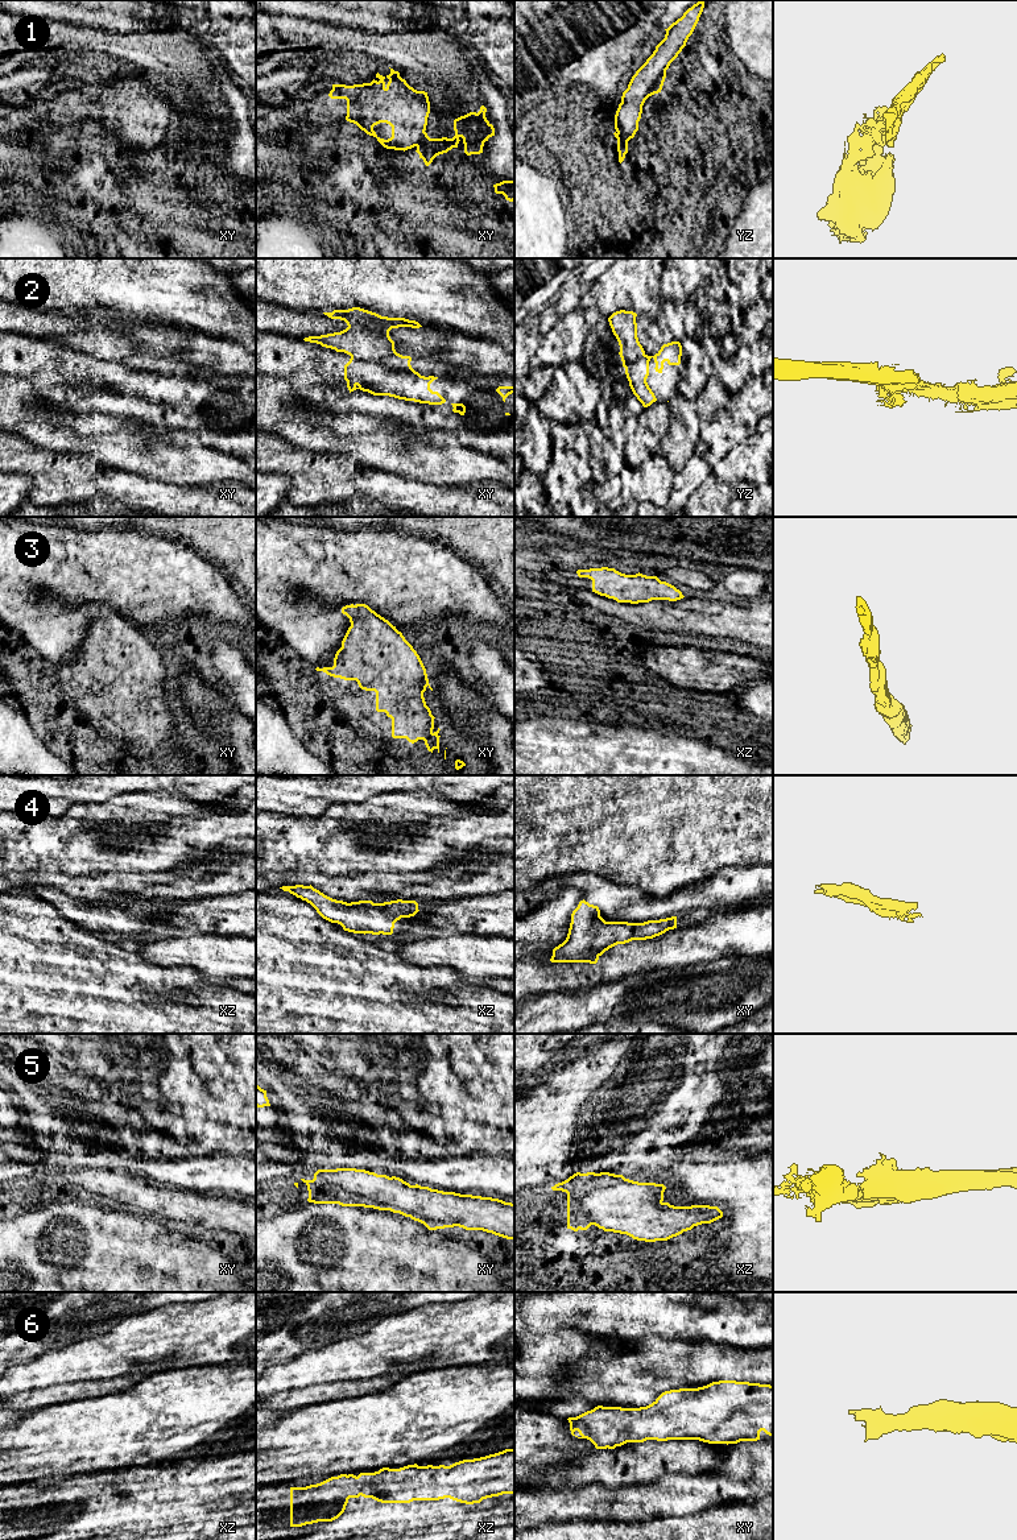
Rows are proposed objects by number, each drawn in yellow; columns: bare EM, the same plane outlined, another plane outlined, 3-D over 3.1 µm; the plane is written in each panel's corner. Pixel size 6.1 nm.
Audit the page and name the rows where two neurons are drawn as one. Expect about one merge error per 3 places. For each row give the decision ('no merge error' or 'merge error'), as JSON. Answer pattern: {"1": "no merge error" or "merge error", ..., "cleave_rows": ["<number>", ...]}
{"1": "merge error", "2": "merge error", "3": "no merge error", "4": "no merge error", "5": "no merge error", "6": "no merge error", "cleave_rows": ["1", "2"]}

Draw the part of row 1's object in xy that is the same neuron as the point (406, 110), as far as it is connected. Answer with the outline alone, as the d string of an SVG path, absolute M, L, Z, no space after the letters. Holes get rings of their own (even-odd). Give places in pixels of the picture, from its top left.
M393 69L386 76L377 73L376 78L380 80L354 86L332 84L328 96L346 99L346 120L376 137L384 148L405 152L417 146L430 113L427 92L410 87ZM380 123L392 127L390 138L384 140L376 134L373 127Z

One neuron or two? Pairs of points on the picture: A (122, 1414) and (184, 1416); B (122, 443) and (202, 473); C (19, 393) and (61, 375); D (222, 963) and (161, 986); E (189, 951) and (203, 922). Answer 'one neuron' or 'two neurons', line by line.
A: one neuron
B: one neuron
C: two neurons
D: two neurons
E: two neurons

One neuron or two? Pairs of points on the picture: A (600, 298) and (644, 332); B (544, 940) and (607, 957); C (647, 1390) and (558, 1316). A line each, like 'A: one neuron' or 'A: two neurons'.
A: two neurons
B: two neurons
C: two neurons

